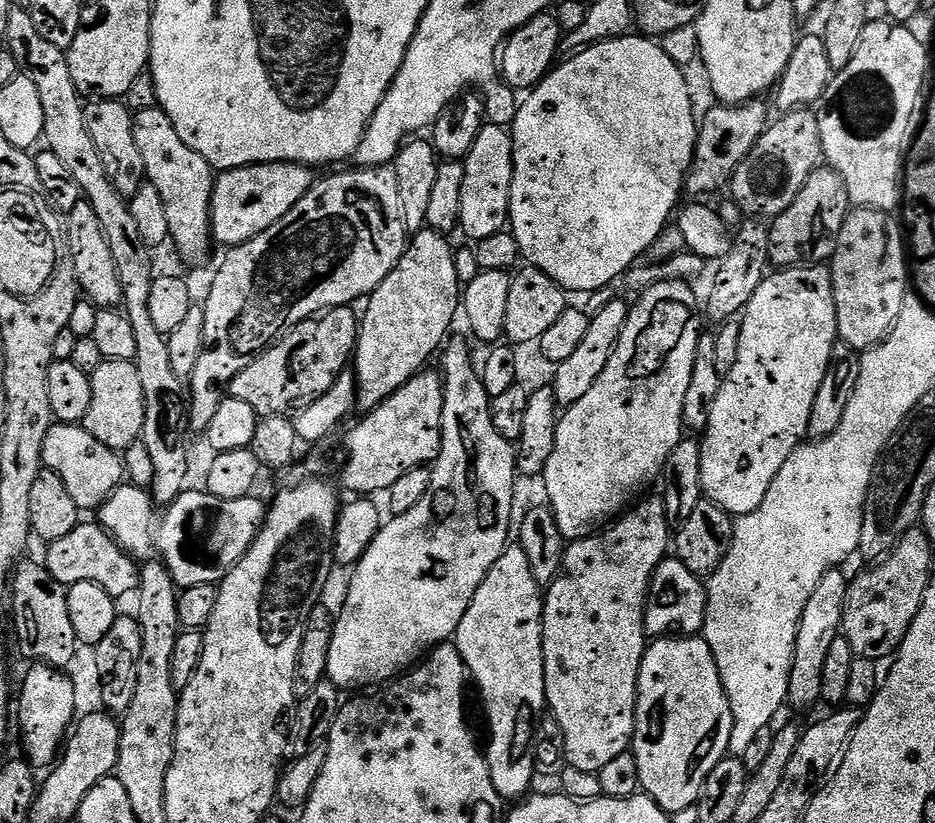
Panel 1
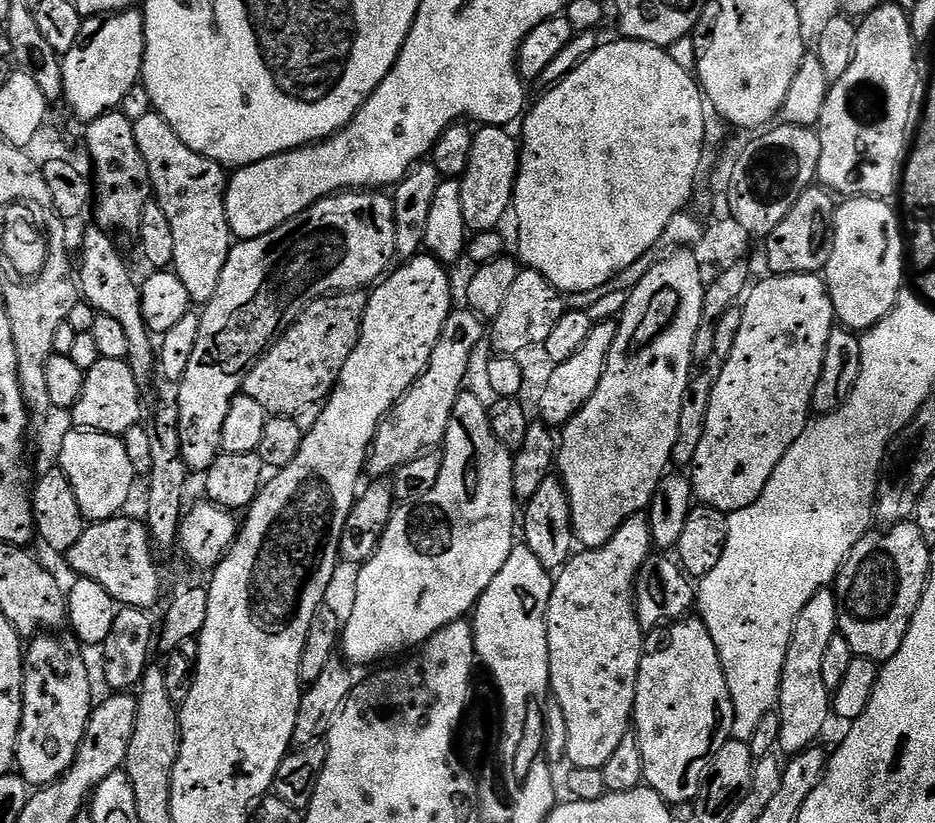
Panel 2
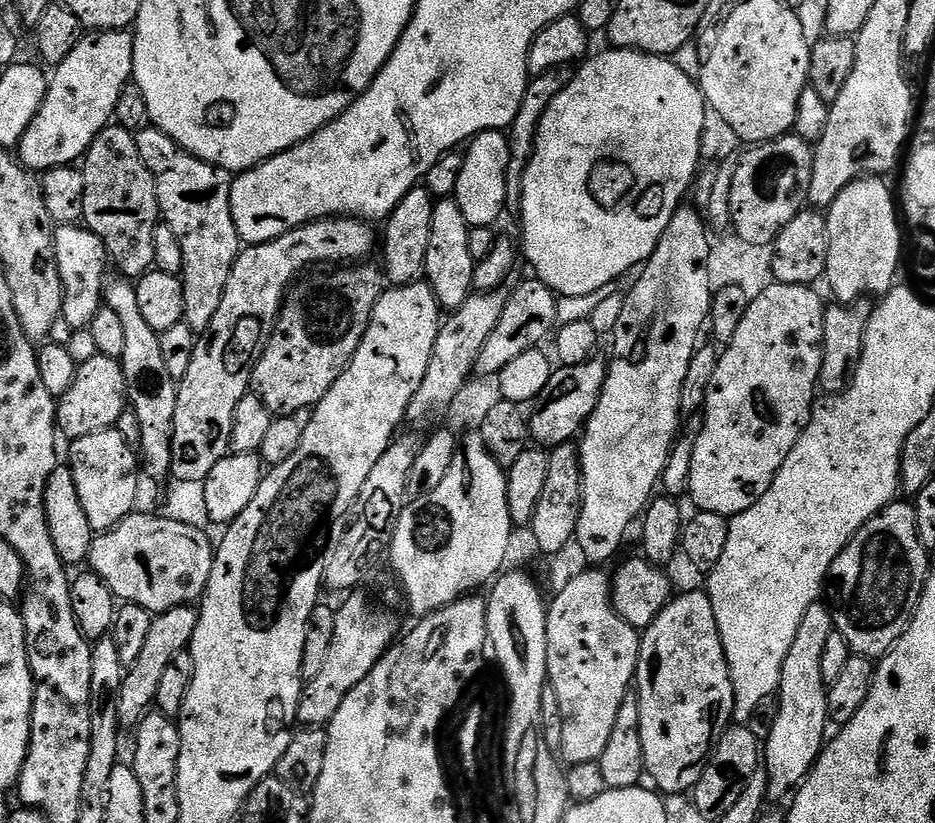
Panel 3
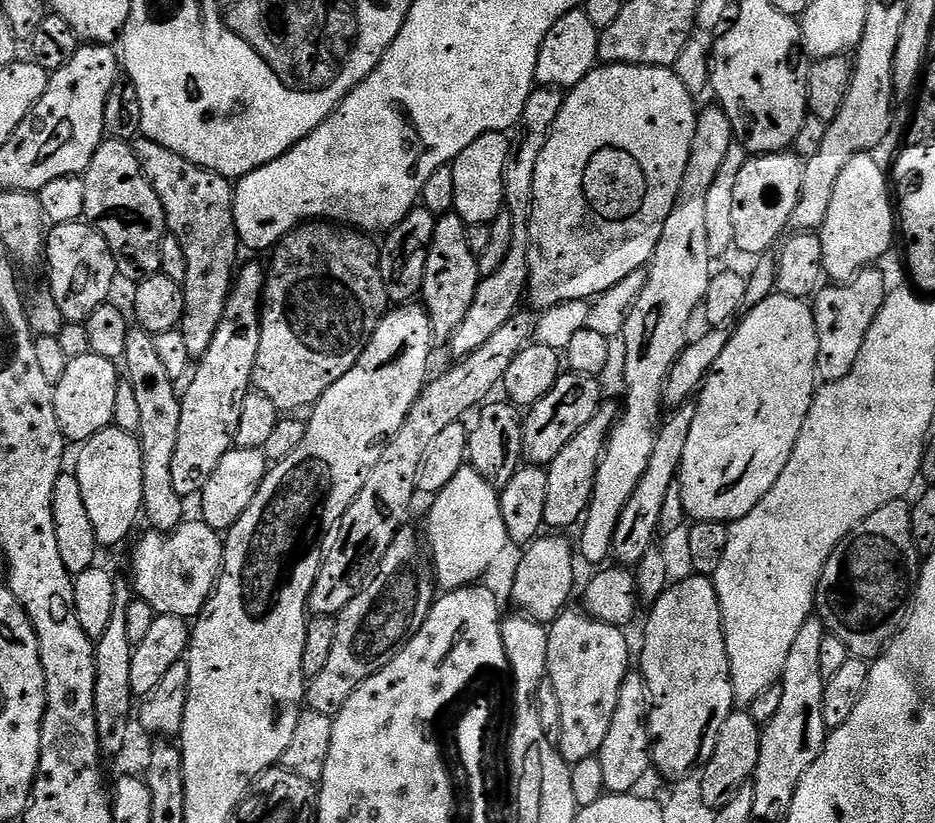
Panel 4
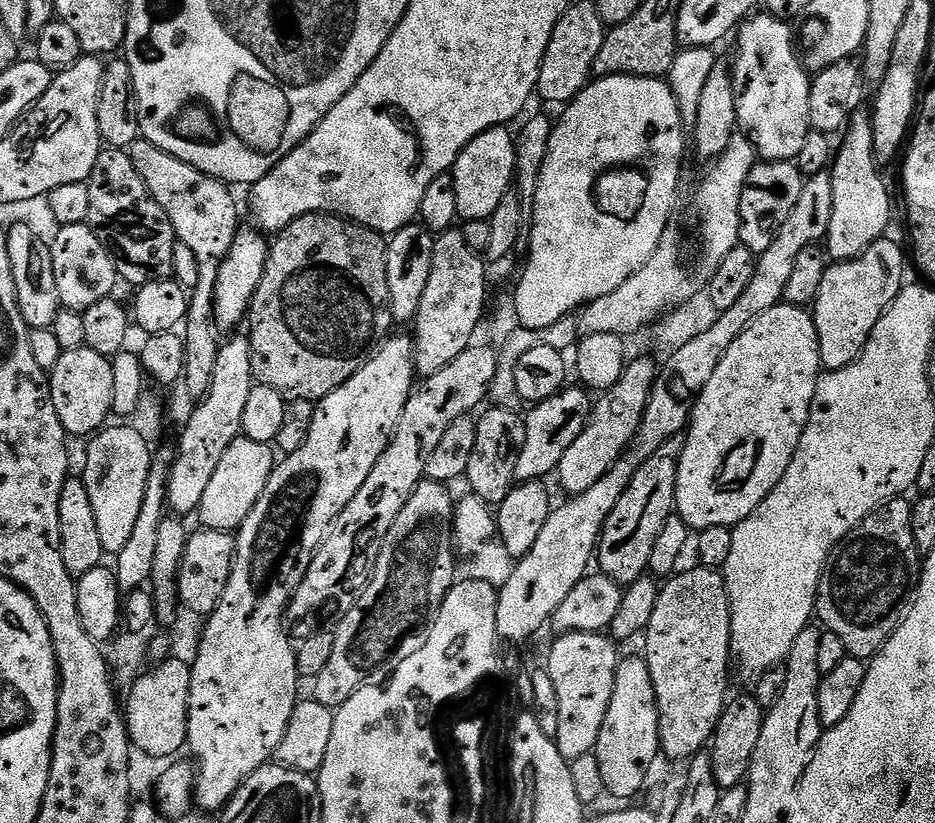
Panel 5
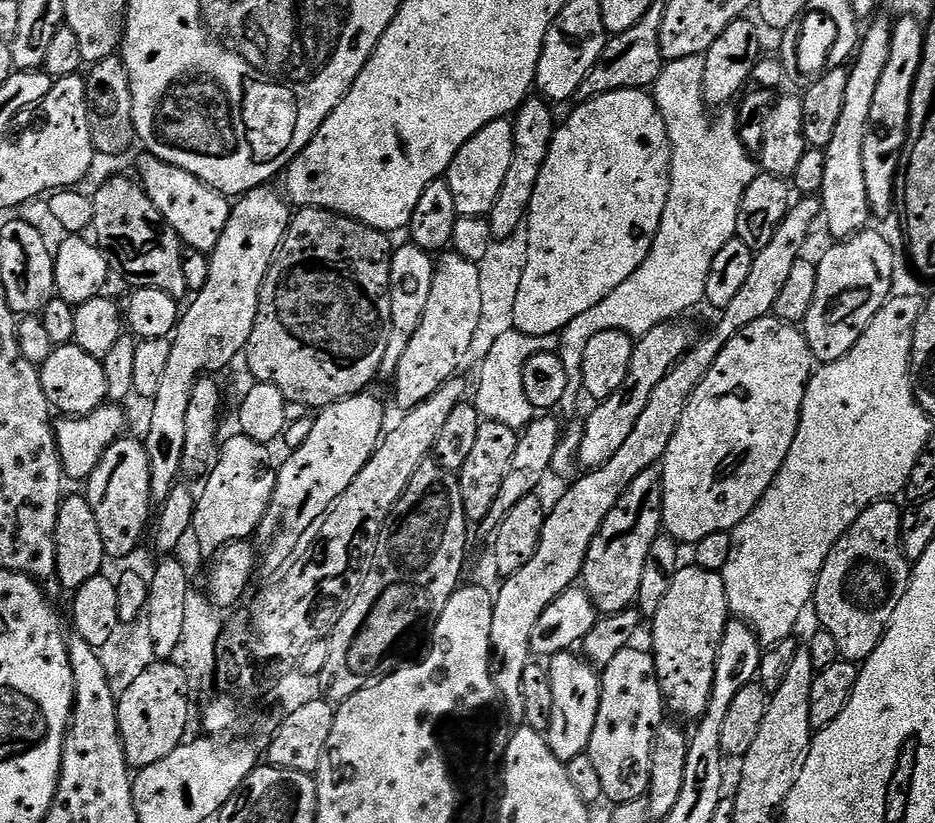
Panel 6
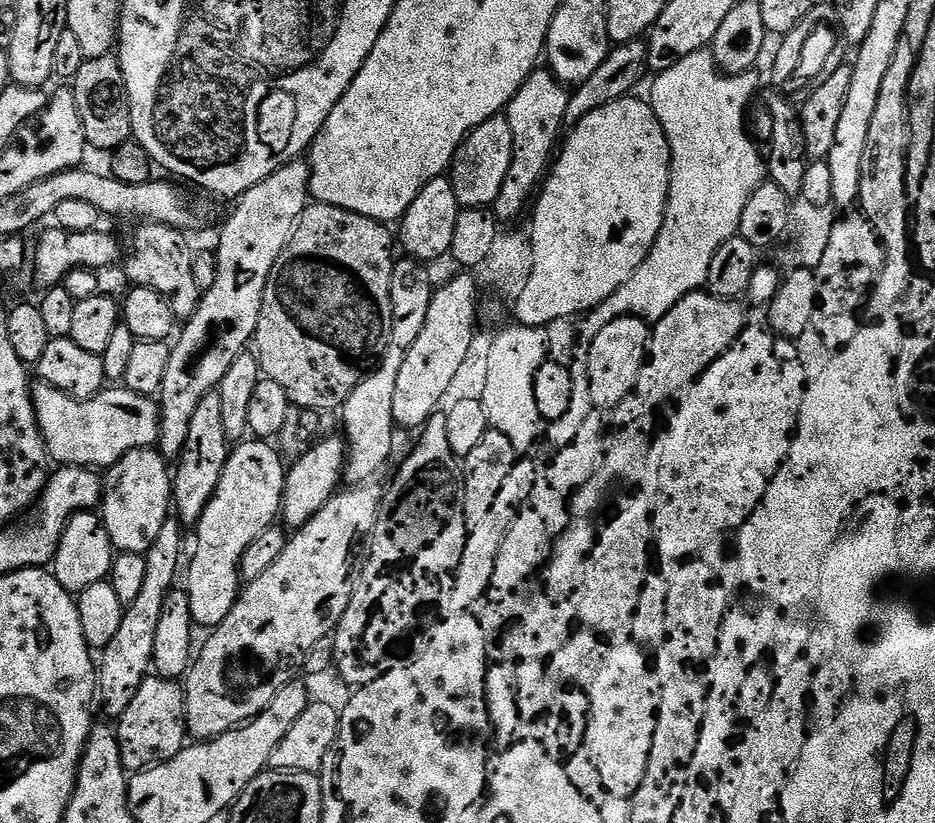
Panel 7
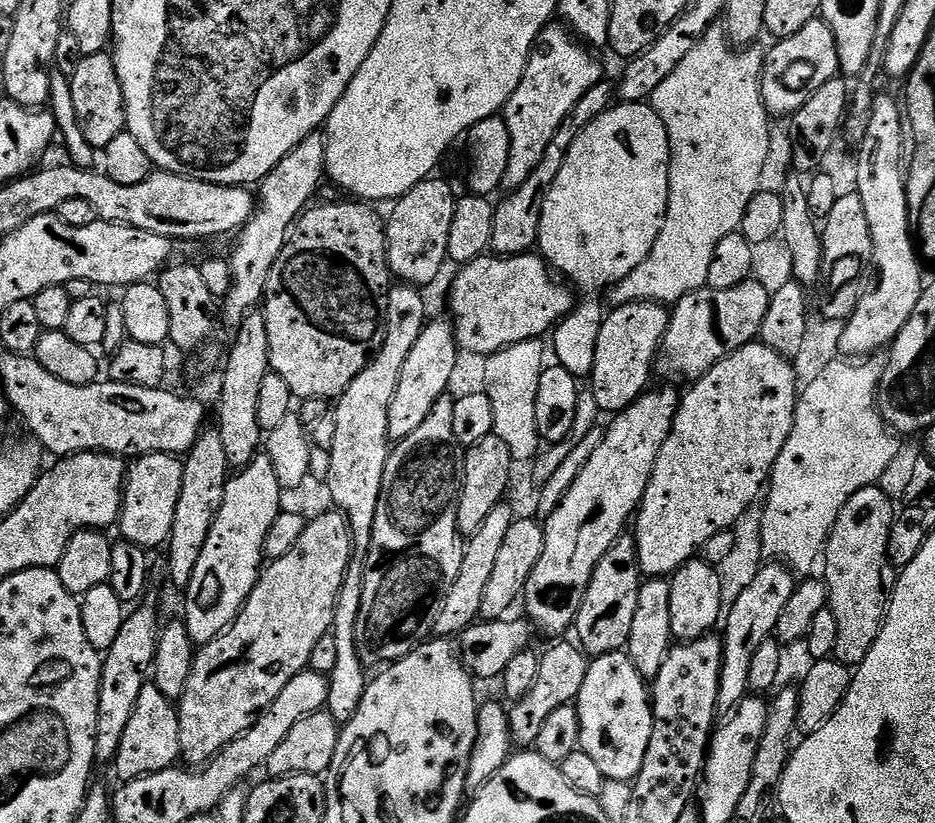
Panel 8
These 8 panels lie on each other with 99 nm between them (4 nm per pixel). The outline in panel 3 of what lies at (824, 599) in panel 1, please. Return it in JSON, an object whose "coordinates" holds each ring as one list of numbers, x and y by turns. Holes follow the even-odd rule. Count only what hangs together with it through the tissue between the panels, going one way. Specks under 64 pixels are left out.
{"coordinates":[[824,602,810,606,798,626,794,646,790,646,790,654,786,654,778,693,778,718,762,748,762,768,768,774,769,801,780,800,783,796,788,798,795,793,812,771,826,743,824,727,829,727,830,721,826,706,828,690,822,678,822,650,833,630,831,607]]}

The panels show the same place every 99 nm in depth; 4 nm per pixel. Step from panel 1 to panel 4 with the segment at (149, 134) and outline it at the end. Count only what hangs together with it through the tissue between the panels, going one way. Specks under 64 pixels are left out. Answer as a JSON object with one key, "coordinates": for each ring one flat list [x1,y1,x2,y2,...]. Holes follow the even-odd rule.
{"coordinates":[[137,138,131,141,131,146,162,202,168,219,168,232,176,236,178,242,182,242,182,250,186,250,186,278,182,285,184,313,179,329,190,354,199,358,210,350,218,322,222,322,222,310,226,310,232,281,238,271,236,255,242,252,232,209,234,188,229,177,214,174,182,158,182,154,166,150,166,146,158,142]]}

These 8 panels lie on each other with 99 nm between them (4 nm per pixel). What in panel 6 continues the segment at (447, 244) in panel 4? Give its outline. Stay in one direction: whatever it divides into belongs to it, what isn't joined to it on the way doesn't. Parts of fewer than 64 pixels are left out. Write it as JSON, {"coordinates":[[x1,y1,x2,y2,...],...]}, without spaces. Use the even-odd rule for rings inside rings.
{"coordinates":[[451,250,445,251,439,259,435,261,430,302,426,302,422,322,418,322,418,330,414,338,410,338,396,367,394,383,396,404,400,410,426,402,426,398,430,398,434,390,438,390,459,373,456,371,466,364,470,342,474,342,474,330,478,330,478,322,482,319,482,278,479,264,470,262]]}

